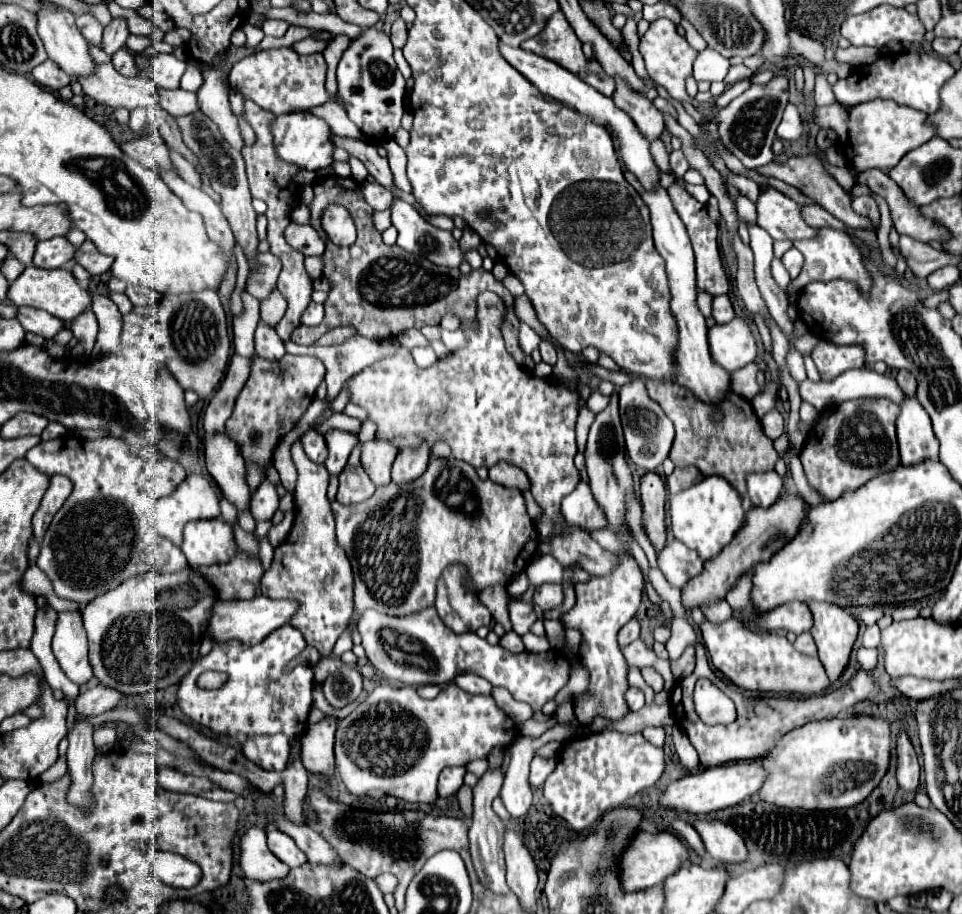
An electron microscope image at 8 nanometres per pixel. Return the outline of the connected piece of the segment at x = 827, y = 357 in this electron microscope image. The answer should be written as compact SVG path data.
M819 341L813 351L813 361L821 373L821 379L829 381L847 369L863 367L863 349L855 345L839 347L827 341Z

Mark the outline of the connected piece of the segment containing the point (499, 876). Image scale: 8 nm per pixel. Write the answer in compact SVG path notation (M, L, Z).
M487 769L483 777L479 777L477 785L473 787L473 821L469 827L469 841L471 841L471 857L473 857L473 867L481 879L481 883L495 891L495 893L509 893L509 887L505 883L505 859L503 859L503 833L505 827L501 819L495 815L491 809L493 799L499 795L503 785L503 773L501 769Z

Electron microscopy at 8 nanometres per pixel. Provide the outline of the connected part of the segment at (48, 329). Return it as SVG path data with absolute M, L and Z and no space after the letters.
M31 307L19 309L17 319L25 327L25 331L37 333L45 339L55 337L65 327L65 323L61 319L55 319L53 315L47 315L47 311L39 311L39 309L31 309Z

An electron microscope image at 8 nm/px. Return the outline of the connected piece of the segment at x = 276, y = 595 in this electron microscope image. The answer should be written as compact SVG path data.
M297 439L291 445L293 463L299 479L295 487L295 521L287 539L275 549L275 559L261 581L261 593L269 599L295 599L299 609L291 615L289 625L299 629L307 645L329 657L337 637L349 625L353 615L353 571L343 547L335 537L335 519L327 501L329 473L325 465L313 463Z

